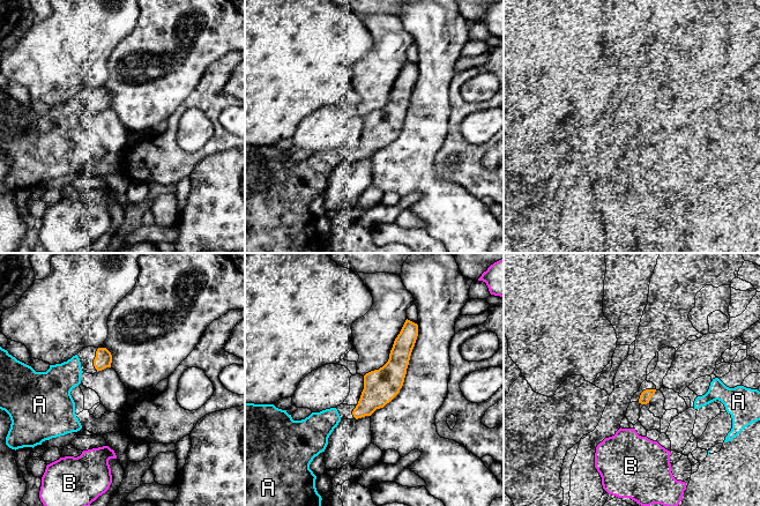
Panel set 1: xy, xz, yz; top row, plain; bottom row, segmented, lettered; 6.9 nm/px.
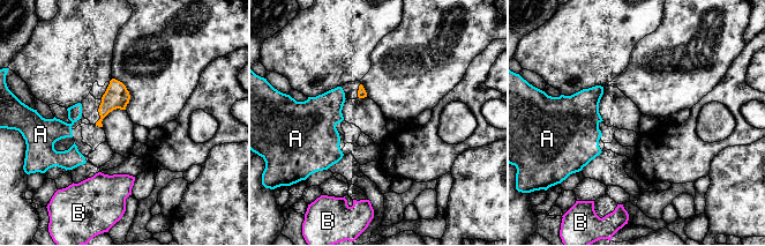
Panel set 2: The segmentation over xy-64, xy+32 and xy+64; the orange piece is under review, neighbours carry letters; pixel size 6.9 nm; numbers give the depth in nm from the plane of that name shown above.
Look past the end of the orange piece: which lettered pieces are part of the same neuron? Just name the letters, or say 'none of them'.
A

